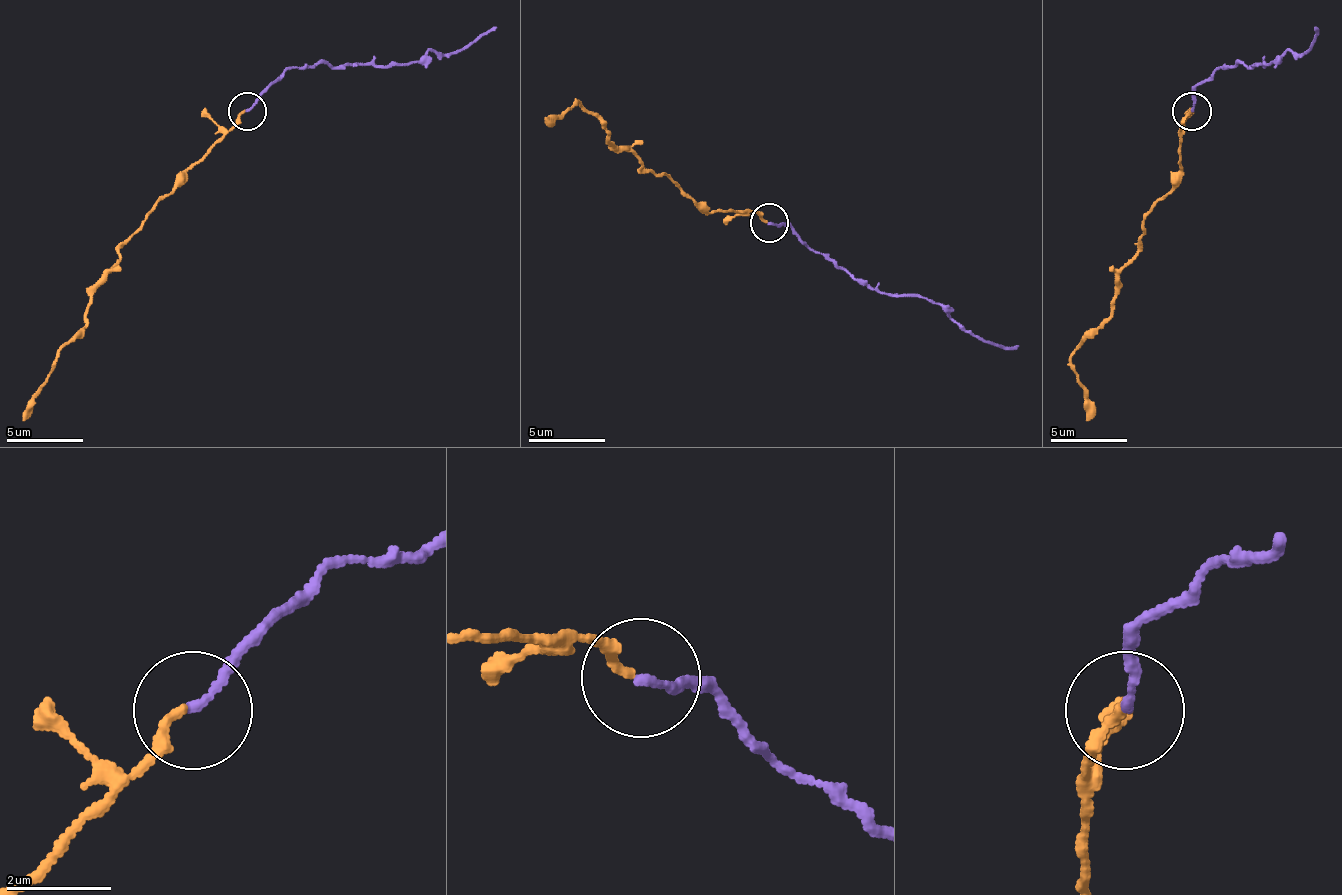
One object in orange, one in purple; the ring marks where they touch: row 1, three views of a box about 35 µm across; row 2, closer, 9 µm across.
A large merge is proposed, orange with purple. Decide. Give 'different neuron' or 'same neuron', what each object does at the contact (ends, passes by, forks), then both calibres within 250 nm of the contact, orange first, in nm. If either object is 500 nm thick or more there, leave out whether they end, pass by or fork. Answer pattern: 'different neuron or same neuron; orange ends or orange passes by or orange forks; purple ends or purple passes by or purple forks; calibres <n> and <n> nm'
same neuron; orange ends; purple ends; calibres 160 and 160 nm

